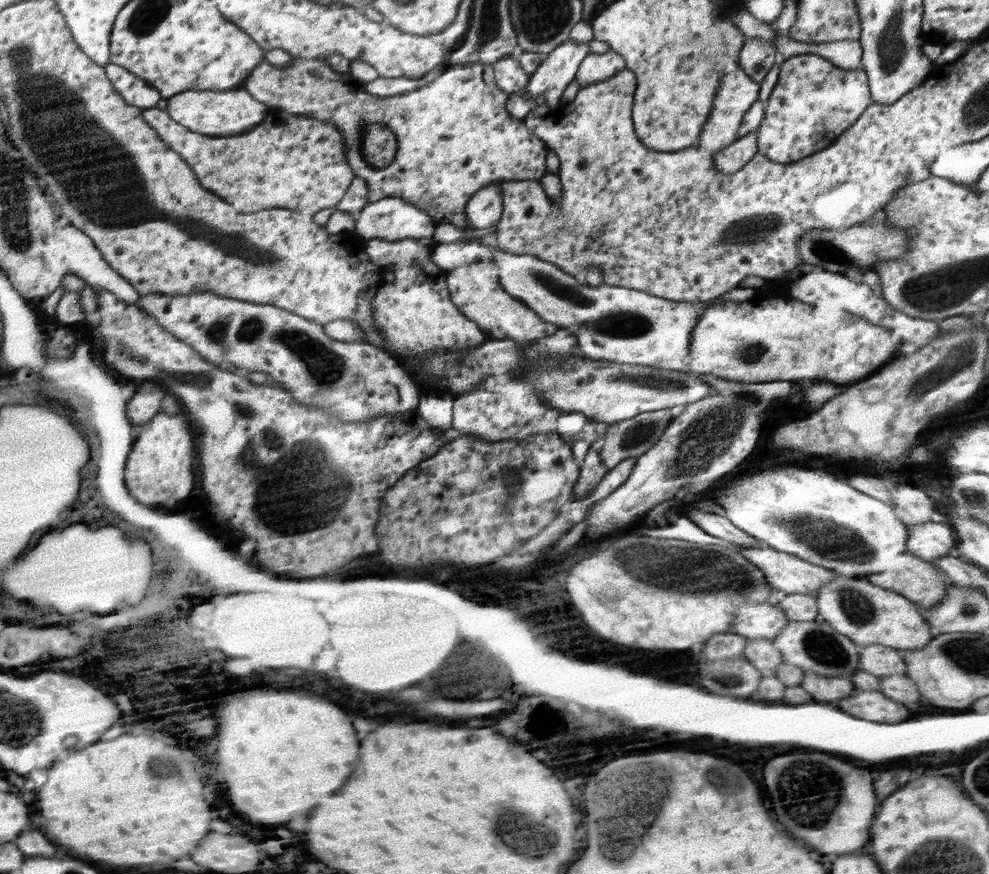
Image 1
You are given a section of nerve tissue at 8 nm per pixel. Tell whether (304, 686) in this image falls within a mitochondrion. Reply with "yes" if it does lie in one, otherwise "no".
no

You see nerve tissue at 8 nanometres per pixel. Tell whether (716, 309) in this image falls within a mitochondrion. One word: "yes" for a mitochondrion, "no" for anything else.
no

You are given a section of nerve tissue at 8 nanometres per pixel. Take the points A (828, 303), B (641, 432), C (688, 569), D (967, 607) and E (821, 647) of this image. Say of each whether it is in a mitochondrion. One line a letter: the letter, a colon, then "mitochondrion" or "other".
A: other
B: mitochondrion
C: mitochondrion
D: mitochondrion
E: mitochondrion

